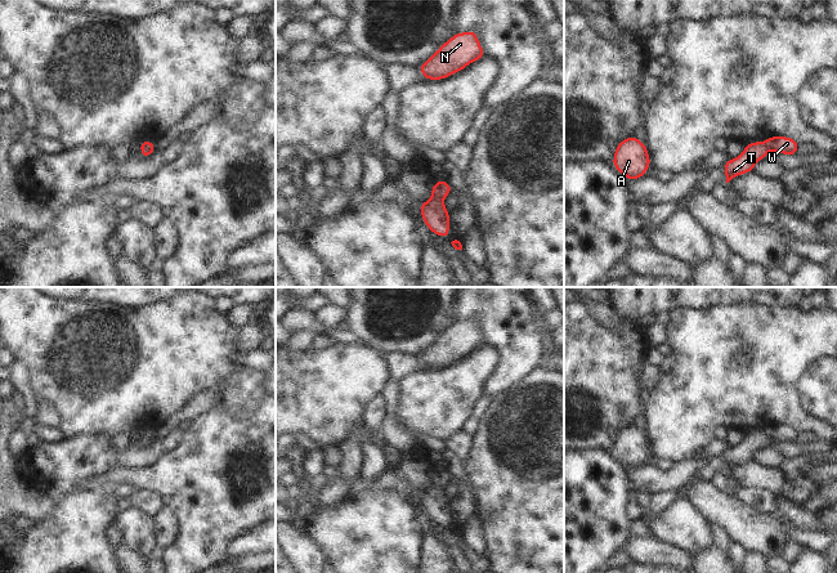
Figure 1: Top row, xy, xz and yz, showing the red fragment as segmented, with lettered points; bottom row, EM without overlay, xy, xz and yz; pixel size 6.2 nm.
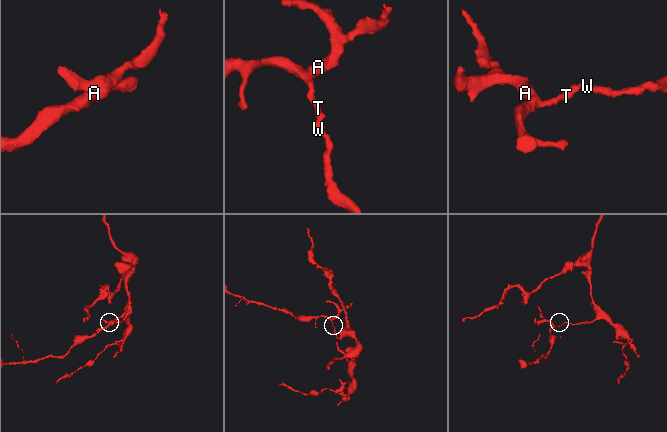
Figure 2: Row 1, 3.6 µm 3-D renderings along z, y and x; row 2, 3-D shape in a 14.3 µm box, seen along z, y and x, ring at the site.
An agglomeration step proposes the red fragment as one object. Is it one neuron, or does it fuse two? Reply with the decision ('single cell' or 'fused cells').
fused cells

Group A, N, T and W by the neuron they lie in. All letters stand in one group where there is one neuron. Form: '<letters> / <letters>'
A N T / W

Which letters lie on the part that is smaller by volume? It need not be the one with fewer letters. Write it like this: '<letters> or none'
A, N, T.

